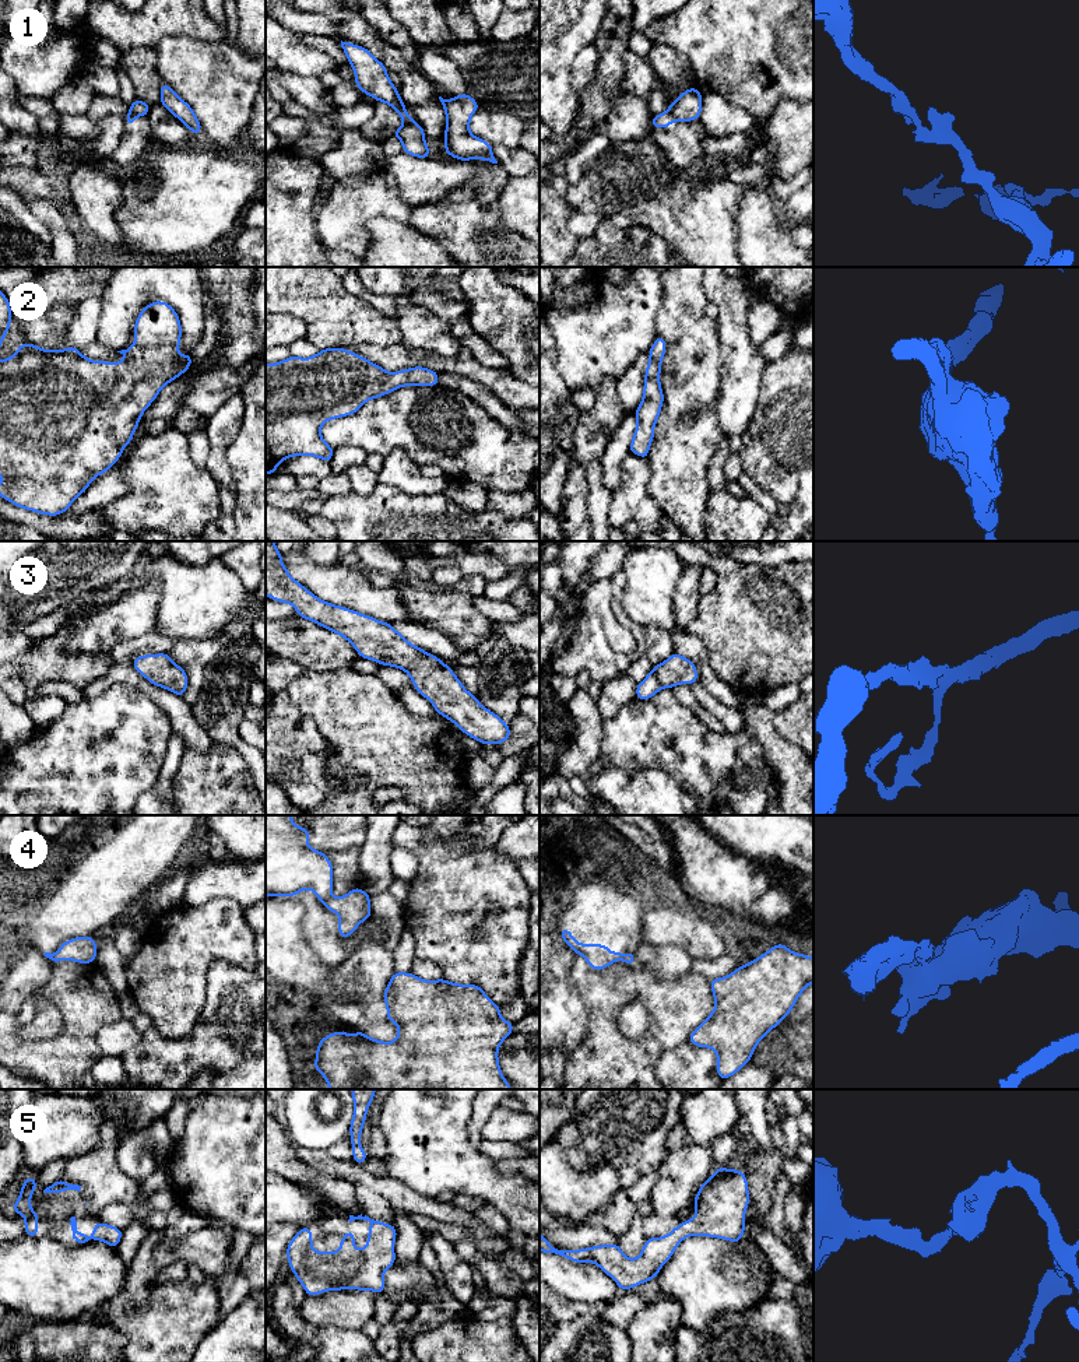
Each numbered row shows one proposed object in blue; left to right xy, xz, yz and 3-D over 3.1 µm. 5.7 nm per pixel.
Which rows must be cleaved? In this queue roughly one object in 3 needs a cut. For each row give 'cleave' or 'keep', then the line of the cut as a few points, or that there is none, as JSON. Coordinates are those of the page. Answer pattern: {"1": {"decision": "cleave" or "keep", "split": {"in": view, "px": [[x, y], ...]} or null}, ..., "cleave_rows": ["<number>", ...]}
{"1": {"decision": "cleave", "split": {"in": "yz", "px": [[668, 111], [677, 119]]}}, "2": {"decision": "keep", "split": null}, "3": {"decision": "keep", "split": null}, "4": {"decision": "cleave", "split": {"in": "xz", "px": [[330, 897], [323, 902]]}}, "5": {"decision": "keep", "split": null}, "cleave_rows": ["1", "4"]}

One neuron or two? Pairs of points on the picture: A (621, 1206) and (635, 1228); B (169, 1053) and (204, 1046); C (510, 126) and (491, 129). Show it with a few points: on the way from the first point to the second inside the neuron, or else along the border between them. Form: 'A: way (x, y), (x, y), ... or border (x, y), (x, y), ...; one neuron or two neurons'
A: border (636, 1211), (629, 1227), (619, 1238); two neurons
B: way (178, 1053), (196, 1052); one neuron
C: way (506, 127), (495, 127); one neuron

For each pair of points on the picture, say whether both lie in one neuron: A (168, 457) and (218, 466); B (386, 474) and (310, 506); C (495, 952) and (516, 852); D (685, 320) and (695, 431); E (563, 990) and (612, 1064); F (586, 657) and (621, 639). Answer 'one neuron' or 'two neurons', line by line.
A: two neurons
B: two neurons
C: two neurons
D: one neuron
E: two neurons
F: two neurons

